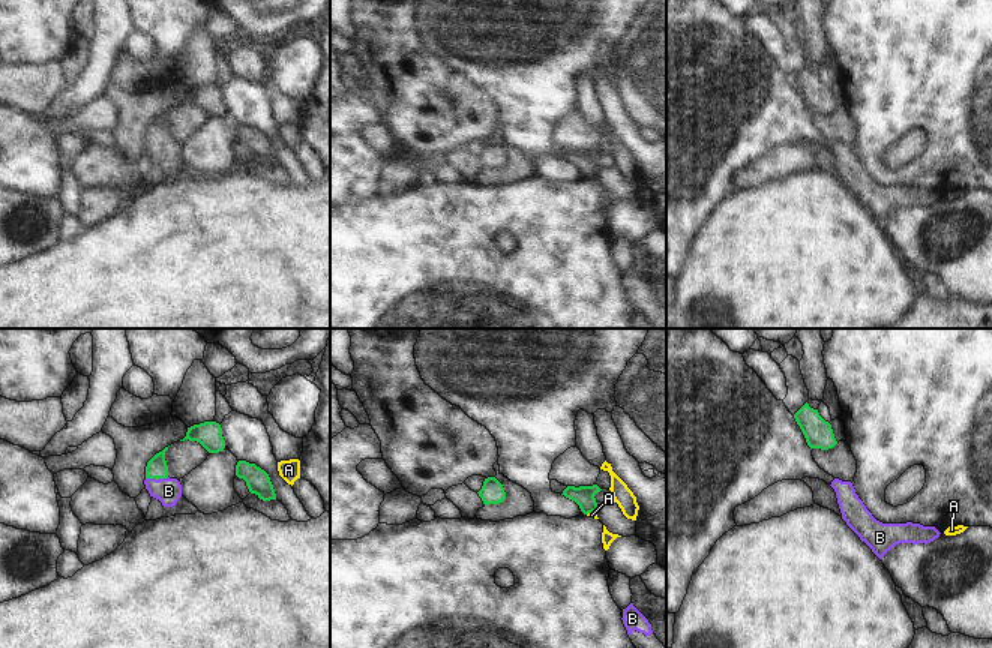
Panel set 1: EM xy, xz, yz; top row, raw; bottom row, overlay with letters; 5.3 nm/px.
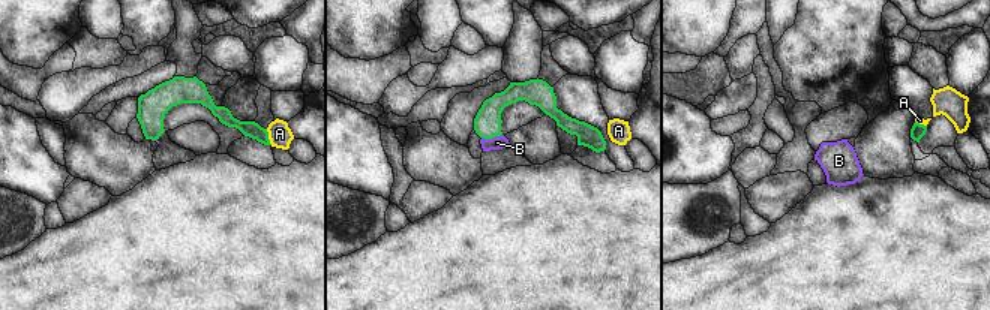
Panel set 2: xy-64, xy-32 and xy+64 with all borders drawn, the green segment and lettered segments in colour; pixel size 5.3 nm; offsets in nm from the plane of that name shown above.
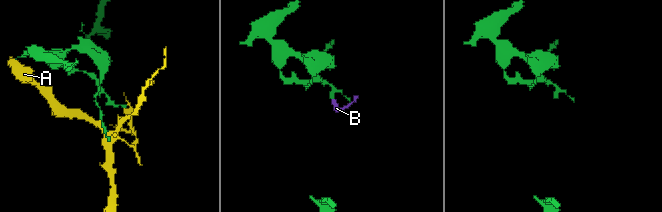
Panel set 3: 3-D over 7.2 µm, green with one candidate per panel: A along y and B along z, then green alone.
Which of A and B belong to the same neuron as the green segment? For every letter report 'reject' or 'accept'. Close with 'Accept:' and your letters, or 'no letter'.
A: reject
B: accept
Accept: B

